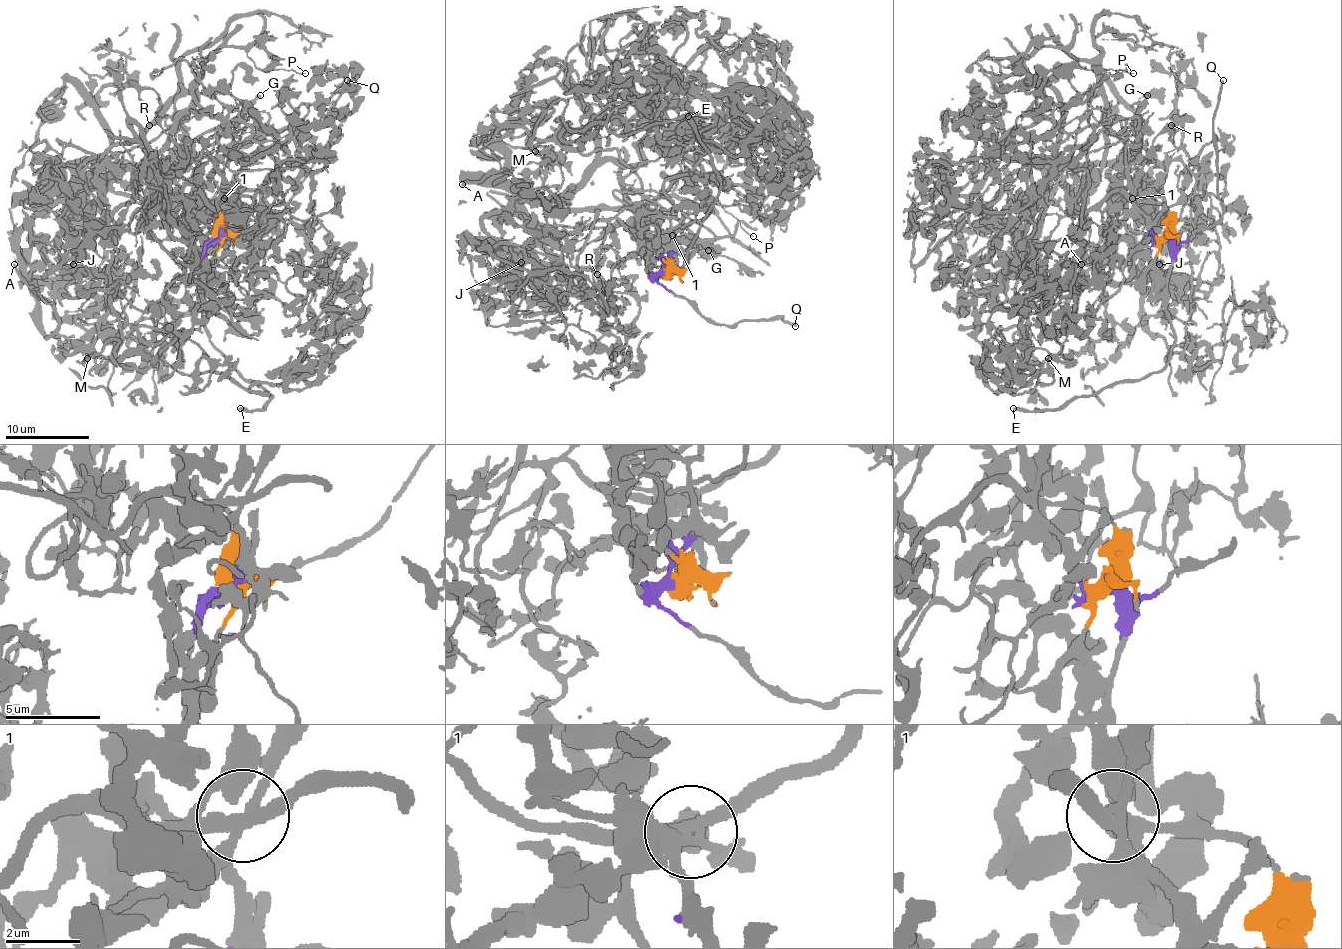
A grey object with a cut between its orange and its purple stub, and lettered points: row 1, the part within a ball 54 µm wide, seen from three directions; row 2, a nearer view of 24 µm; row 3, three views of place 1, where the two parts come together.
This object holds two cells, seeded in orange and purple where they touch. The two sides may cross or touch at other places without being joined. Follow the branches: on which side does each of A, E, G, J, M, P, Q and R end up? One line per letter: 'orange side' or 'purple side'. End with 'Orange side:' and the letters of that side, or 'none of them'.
A: orange side
E: purple side
G: orange side
J: orange side
M: orange side
P: orange side
Q: purple side
R: orange side
Orange side: A, G, J, M, P, R

